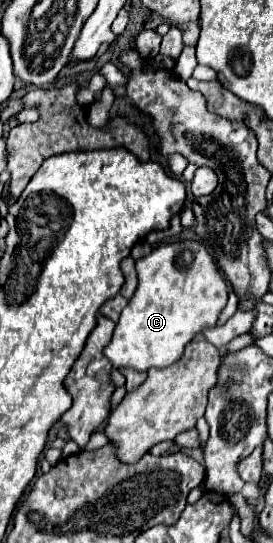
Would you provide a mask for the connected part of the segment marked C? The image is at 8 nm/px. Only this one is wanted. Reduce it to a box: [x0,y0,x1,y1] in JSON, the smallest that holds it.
[103,242,227,372]

